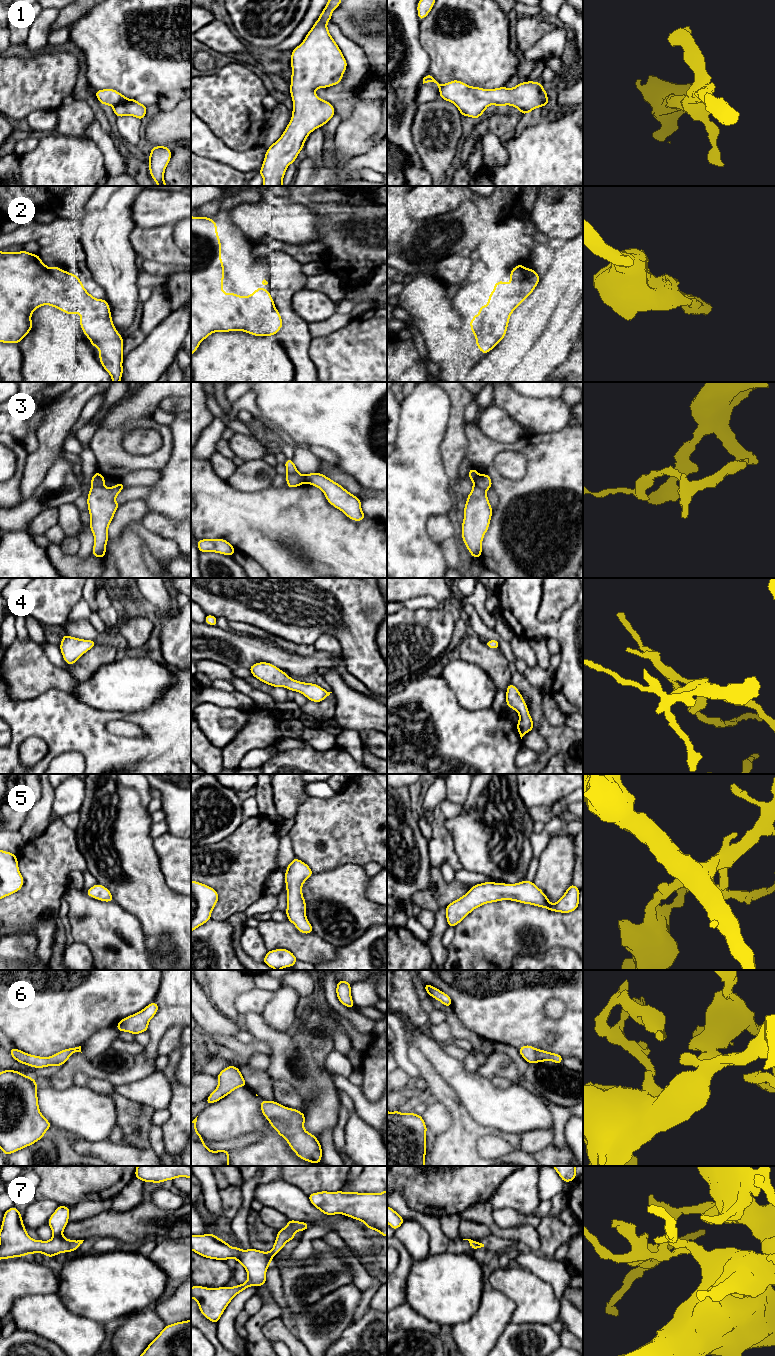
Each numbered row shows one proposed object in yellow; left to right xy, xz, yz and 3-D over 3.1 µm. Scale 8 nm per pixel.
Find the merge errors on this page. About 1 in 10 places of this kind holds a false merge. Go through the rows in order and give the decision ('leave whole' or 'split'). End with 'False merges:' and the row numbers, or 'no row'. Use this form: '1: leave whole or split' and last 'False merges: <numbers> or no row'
1: leave whole
2: leave whole
3: split
4: leave whole
5: leave whole
6: leave whole
7: leave whole
False merges: 3

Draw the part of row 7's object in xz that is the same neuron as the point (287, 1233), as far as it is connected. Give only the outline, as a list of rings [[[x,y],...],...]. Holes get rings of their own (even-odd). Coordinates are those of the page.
[[[288,1219],[288,1224],[278,1230],[272,1250],[267,1252],[253,1248],[242,1250],[238,1246],[231,1247],[226,1241],[212,1233],[191,1235],[192,1251],[208,1259],[225,1261],[234,1258],[242,1264],[248,1275],[245,1283],[234,1287],[225,1286],[212,1289],[194,1285],[191,1288],[191,1298],[197,1301],[201,1314],[211,1322],[218,1324],[226,1307],[236,1295],[250,1286],[266,1284],[266,1271],[272,1263],[274,1255],[279,1253],[288,1241],[295,1238],[297,1231],[305,1231],[308,1228],[307,1222]]]

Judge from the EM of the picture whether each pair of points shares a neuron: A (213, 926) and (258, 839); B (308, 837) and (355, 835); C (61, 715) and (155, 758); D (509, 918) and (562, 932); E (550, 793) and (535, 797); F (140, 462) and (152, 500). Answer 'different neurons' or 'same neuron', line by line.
A: different neurons
B: same neuron
C: same neuron
D: same neuron
E: same neuron
F: different neurons

